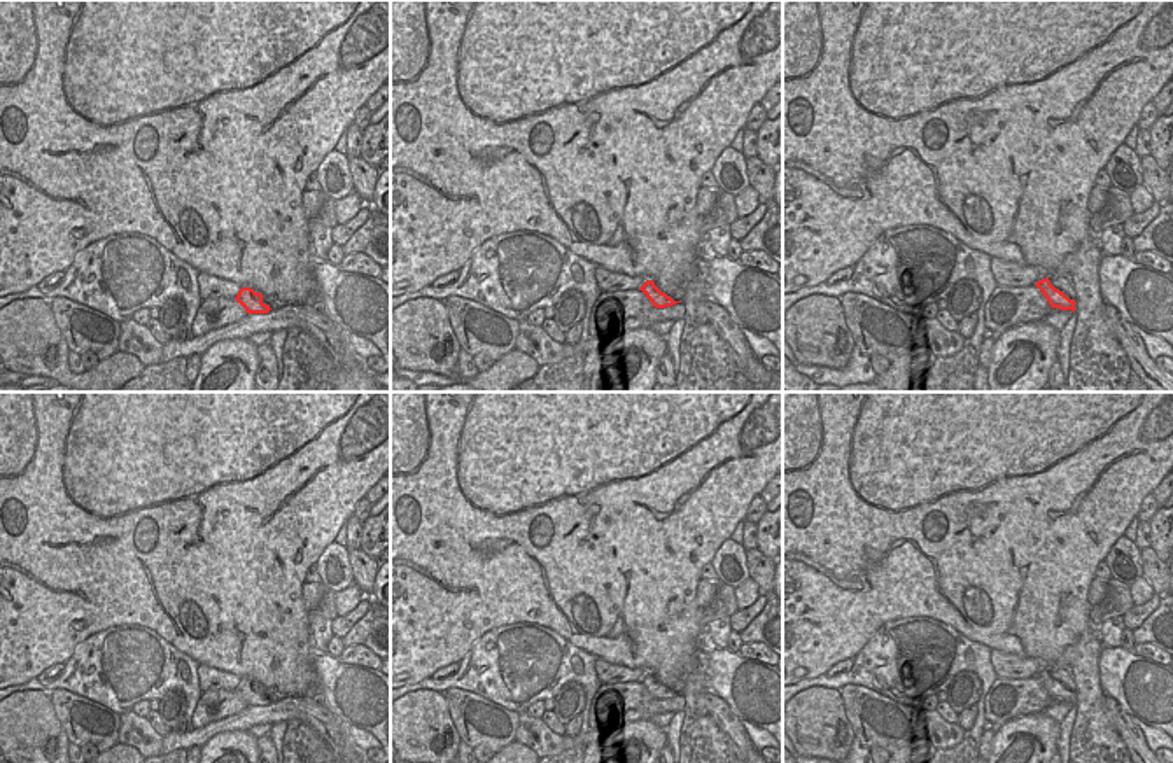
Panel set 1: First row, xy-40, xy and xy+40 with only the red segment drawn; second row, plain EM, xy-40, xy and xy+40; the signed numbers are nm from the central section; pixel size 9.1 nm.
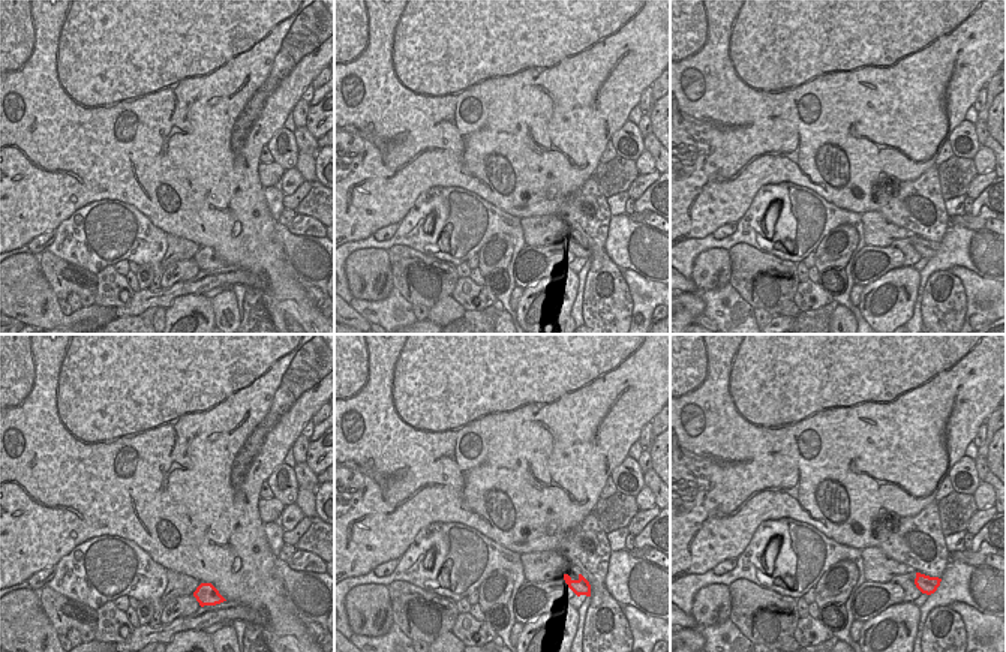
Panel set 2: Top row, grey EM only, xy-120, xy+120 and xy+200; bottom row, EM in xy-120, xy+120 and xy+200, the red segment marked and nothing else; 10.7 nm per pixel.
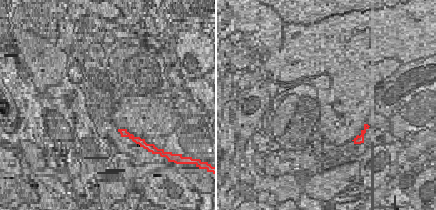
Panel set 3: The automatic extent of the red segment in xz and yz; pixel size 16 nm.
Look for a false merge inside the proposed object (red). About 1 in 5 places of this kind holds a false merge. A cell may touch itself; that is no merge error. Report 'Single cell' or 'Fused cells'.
Single cell.

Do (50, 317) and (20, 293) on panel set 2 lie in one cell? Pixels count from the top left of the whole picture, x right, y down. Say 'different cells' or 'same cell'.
same cell

